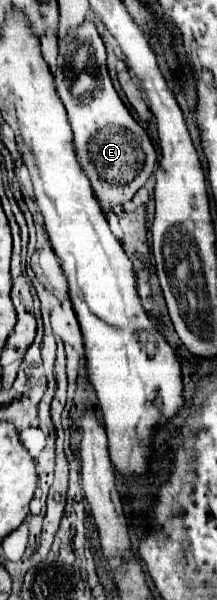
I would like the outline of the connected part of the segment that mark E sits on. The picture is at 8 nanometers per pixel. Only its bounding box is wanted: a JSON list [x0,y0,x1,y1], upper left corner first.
[55,22,157,212]

